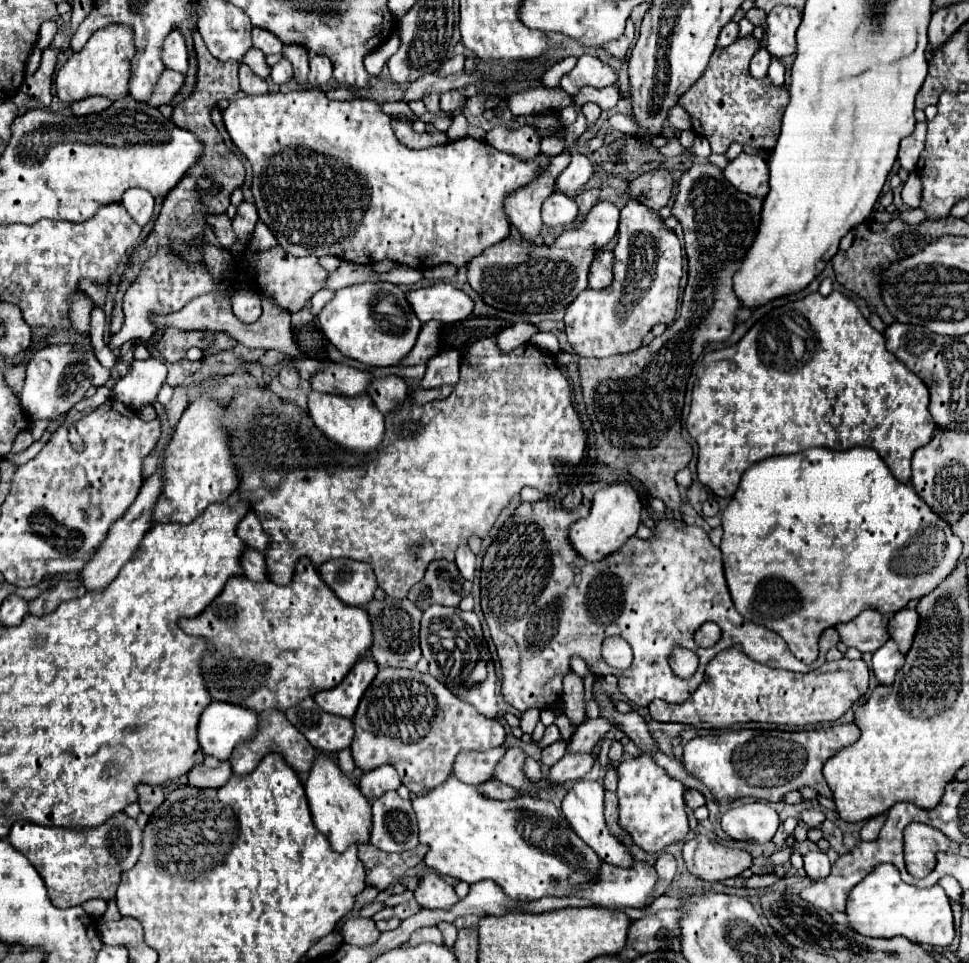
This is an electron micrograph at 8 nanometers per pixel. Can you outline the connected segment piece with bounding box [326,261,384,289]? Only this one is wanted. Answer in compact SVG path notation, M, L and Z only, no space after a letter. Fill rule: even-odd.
M342 263L334 273L328 275L328 289L342 289L348 285L356 285L356 283L364 283L364 281L384 281L382 275L376 277L376 273L372 273L372 269L368 265L358 267L356 263Z

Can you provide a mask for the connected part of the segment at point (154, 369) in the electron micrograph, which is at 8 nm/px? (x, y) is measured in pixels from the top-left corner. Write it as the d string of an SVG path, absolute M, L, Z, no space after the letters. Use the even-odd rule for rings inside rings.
M154 357L146 361L132 361L128 373L112 389L112 397L138 409L146 403L152 403L166 381L166 365Z

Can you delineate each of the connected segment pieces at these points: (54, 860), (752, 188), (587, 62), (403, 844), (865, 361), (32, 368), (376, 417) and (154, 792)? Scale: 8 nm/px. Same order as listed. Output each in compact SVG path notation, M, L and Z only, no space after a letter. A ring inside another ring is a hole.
M126 813L114 815L110 819L114 821L106 821L94 829L78 833L64 827L42 827L28 821L16 821L10 829L8 841L36 867L46 883L52 905L74 907L94 897L108 901L116 895L122 871L130 869L142 851L142 829L138 827L136 819L128 817ZM112 827L118 833L114 839Z
M740 153L726 165L724 177L742 193L766 197L768 195L768 161L760 155Z
M582 55L578 59L578 65L560 79L560 87L573 97L574 93L580 91L580 87L604 88L616 81L618 81L618 73L608 63L600 61L594 55Z
M388 791L382 797L372 801L372 839L370 843L382 851L410 851L418 845L418 823L416 823L416 813L412 809L410 801L404 801L396 791Z
M832 291L828 297L822 297L820 293L812 293L800 301L788 301L786 305L770 311L766 315L766 321L758 321L736 345L724 347L712 353L706 353L700 367L698 367L698 383L692 391L692 405L690 405L690 415L686 421L686 429L690 437L698 443L698 481L706 487L710 487L718 497L732 497L734 491L738 489L742 473L754 465L760 459L772 457L772 455L790 455L790 453L800 453L810 447L828 447L834 451L846 451L852 447L870 447L878 451L878 455L886 461L888 469L900 483L910 481L910 461L912 453L928 445L928 441L934 437L936 425L934 419L930 417L928 411L928 389L926 385L918 379L918 375L910 373L902 361L898 361L890 351L886 351L886 339L882 333L878 333L858 311L852 299L844 297L838 291Z
M64 343L64 345L48 345L44 349L40 349L38 353L32 355L30 363L26 365L26 383L20 395L20 403L22 409L32 417L32 421L38 419L56 419L62 413L68 413L82 397L84 393L92 387L92 383L98 383L98 387L102 387L104 383L108 383L110 379L110 369L102 367L90 347L90 343Z
M312 391L308 395L308 413L314 419L316 427L326 433L328 439L334 443L354 451L354 453L370 453L378 449L384 439L384 415L378 413L378 407L366 393L346 397L346 395L330 395Z
M138 785L138 803L140 803L140 809L146 815L152 815L152 811L158 805L162 805L162 801L164 801L162 787L158 787L158 785Z

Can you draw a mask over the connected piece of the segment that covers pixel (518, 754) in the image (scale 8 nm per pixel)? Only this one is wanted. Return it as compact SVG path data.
M508 749L506 757L502 757L502 761L498 763L498 769L494 771L494 779L502 781L504 785L510 785L514 789L522 789L522 787L530 787L532 783L524 777L522 773L522 765L524 765L524 751L522 749Z

